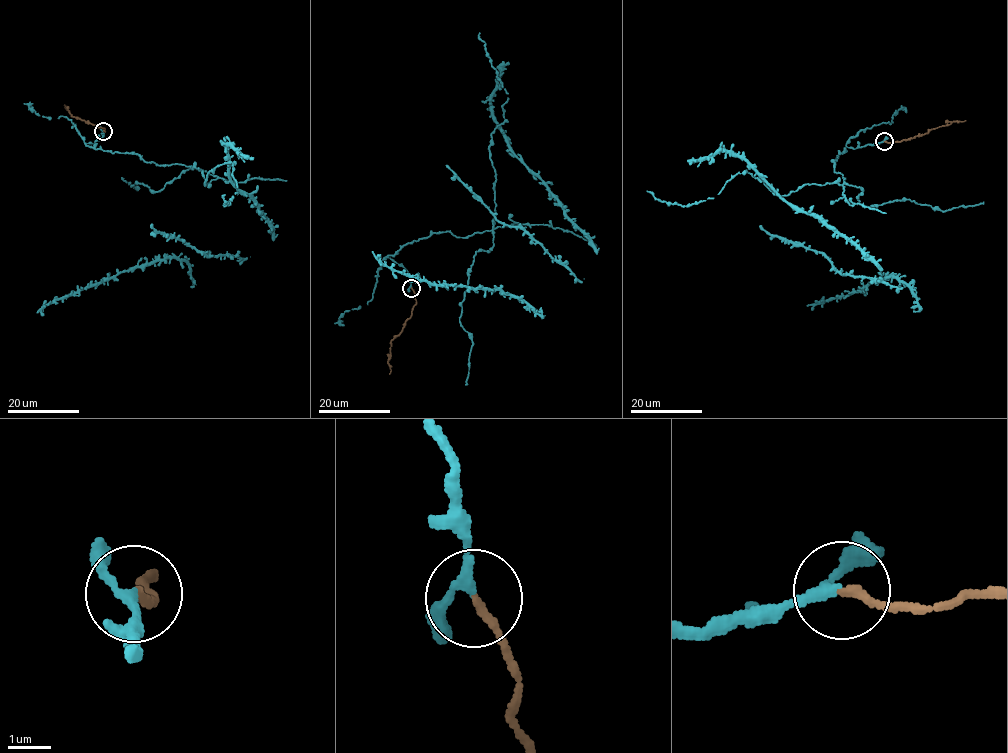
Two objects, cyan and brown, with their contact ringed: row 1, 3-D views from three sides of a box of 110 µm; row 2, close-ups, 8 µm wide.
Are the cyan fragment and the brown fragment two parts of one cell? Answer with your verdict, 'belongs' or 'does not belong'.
belongs

